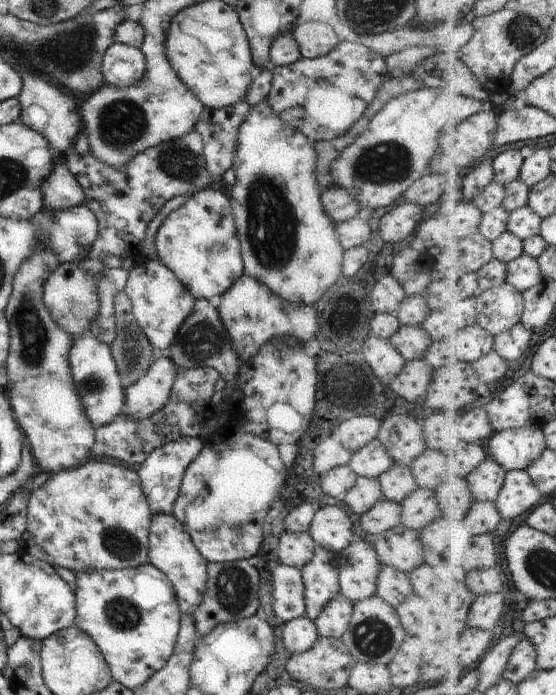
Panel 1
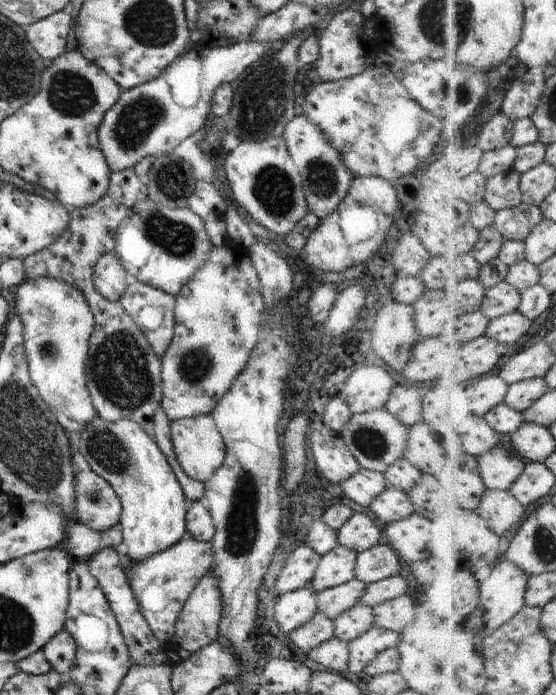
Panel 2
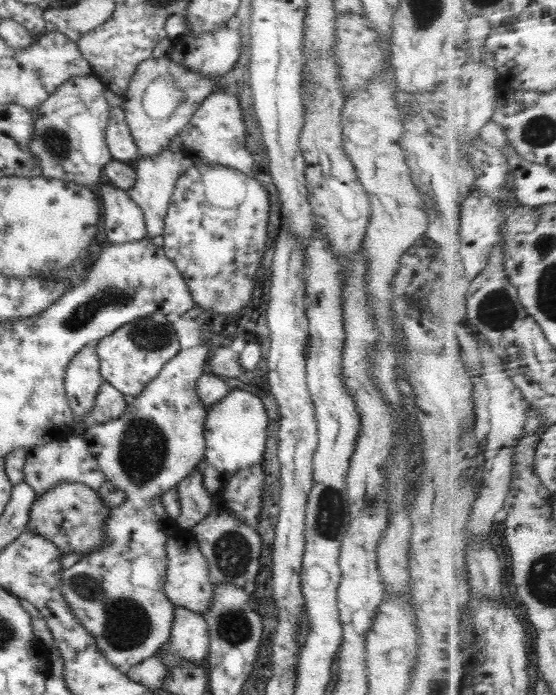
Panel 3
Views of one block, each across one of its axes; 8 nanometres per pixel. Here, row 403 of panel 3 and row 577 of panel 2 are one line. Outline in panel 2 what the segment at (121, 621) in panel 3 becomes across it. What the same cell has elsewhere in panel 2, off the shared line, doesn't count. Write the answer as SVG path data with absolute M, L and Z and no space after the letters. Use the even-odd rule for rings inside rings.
M186 536L162 553L154 554L137 564L125 562L127 582L140 606L140 613L152 630L154 637L167 646L173 639L174 624L179 613L191 596L198 582L210 572L213 562L213 545L211 542L197 540Z

